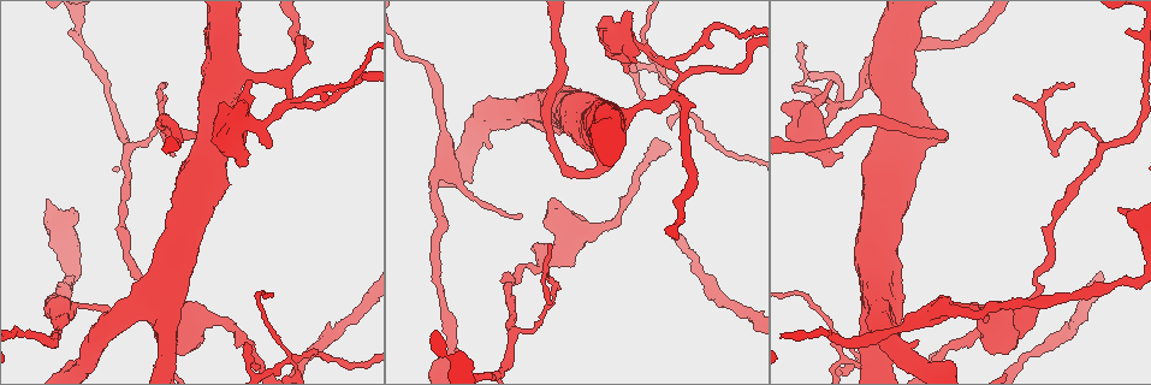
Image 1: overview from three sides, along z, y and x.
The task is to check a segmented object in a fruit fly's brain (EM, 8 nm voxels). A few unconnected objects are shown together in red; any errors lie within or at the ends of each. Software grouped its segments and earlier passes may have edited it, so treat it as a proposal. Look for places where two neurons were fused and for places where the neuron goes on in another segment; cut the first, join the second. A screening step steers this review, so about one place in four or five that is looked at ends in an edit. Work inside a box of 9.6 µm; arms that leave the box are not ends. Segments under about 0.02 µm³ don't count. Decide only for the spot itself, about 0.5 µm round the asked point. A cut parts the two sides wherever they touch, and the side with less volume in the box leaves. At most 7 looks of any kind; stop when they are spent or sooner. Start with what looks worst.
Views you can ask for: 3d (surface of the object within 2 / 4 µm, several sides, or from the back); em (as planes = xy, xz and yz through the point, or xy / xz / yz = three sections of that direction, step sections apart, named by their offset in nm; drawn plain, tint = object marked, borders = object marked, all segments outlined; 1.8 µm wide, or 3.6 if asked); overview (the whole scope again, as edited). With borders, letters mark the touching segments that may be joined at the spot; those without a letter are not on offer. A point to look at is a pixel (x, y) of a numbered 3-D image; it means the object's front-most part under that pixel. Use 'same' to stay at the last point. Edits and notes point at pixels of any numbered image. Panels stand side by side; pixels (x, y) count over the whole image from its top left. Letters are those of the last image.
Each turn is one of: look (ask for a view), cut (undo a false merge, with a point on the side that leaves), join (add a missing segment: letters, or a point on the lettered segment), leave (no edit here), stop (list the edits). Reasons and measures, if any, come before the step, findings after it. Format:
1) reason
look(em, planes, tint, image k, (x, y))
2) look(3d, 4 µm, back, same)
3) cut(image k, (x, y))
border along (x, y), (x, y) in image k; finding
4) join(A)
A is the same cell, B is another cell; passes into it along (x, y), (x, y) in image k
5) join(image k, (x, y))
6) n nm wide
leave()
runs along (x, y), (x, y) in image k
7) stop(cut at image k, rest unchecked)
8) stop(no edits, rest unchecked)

four-way junction
look(em, yz, step 16, tint, image 1, (858, 360))

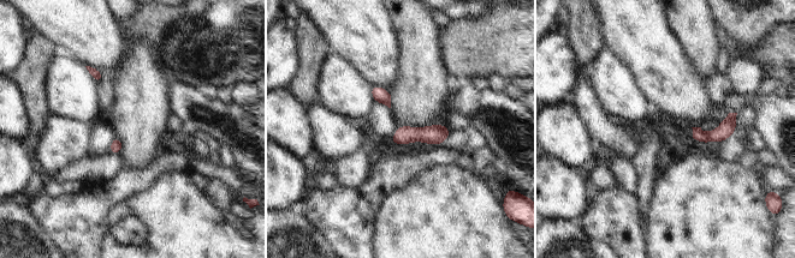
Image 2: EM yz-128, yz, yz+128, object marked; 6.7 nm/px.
another direction
look(em, planes, borders, same)

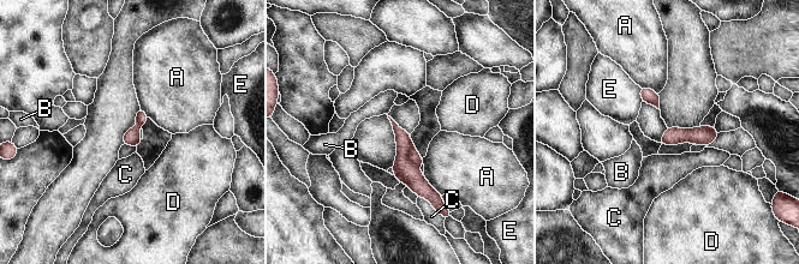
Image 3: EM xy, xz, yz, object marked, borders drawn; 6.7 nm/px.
cut(image 3, (404, 170))
A, B, C, D and E are other cells; a second neuron is stuck on

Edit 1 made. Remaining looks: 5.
look(overview)

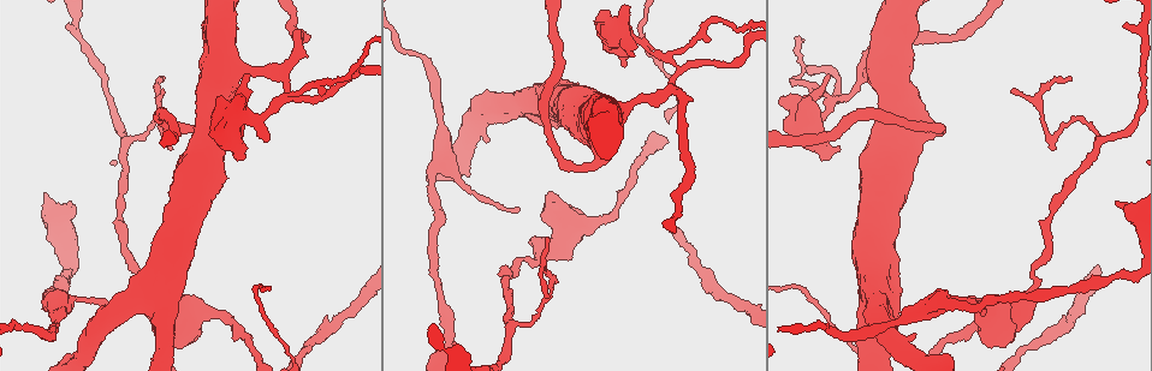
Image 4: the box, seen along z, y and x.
an open end
look(em, planes, plain, image 4, (518, 208))

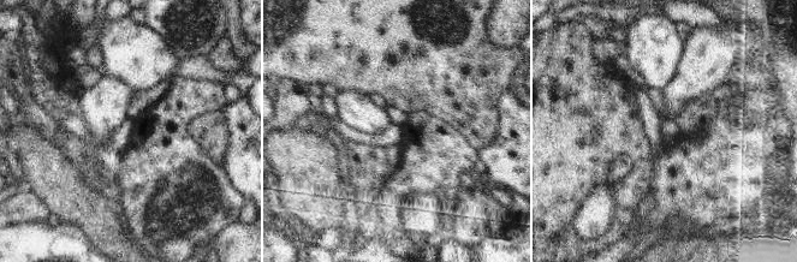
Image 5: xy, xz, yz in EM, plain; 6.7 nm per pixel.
look(em, planes, borders, same)

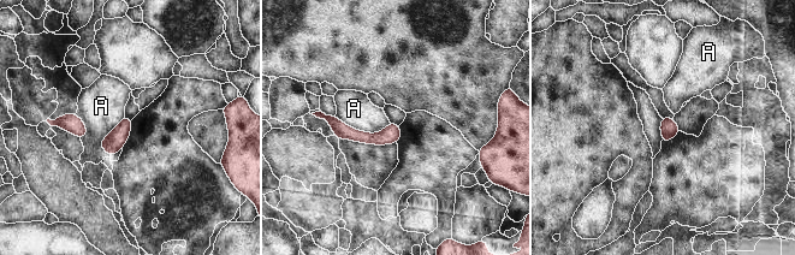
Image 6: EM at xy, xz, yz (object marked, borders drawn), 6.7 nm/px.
leave()
A is another cell; none of them fits

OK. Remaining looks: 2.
branch stops here
look(em, 3.6 µm, planes, borders, image 4, (453, 343))

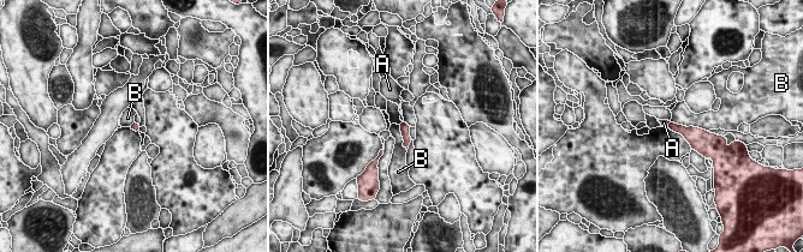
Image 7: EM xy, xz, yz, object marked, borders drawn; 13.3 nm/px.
B touches over 550 nm
leave()
A and B are other cells; border along (671, 120), (708, 131) in image 7; no lettered segment goes on from it

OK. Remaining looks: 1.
stop(cut at image 3, rest unchecked)

